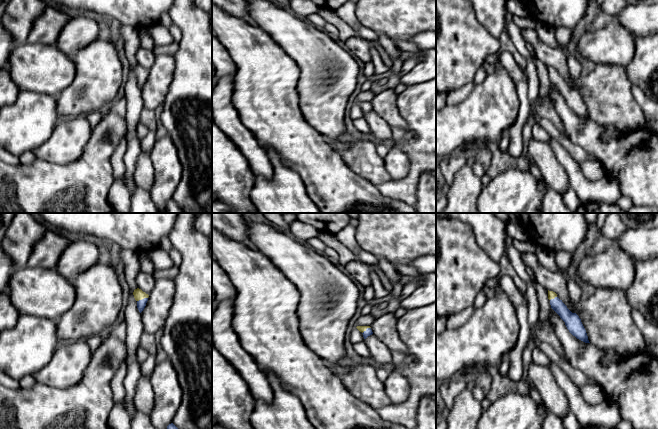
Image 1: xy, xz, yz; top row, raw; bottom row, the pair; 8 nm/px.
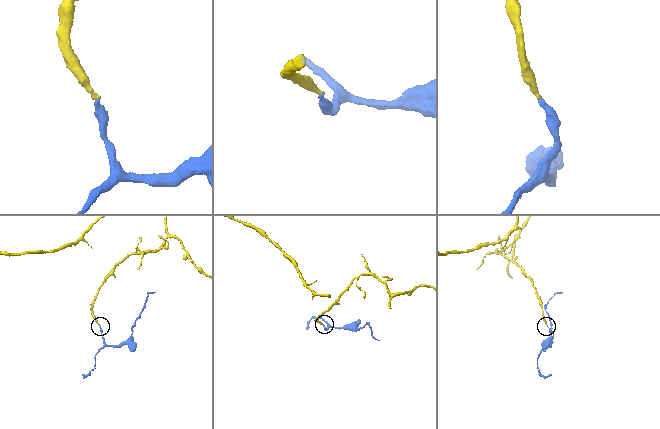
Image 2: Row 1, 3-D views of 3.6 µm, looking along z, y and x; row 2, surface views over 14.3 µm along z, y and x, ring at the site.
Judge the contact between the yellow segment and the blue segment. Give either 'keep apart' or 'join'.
join

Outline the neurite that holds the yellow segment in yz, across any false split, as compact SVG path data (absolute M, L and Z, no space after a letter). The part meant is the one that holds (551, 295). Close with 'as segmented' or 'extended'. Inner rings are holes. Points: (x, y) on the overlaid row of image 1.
M548 290L548 299L550 300L551 308L560 316L565 322L569 332L577 339L590 343L586 330L581 322L581 319L576 313L572 313L567 306L557 297L557 294Z | extended

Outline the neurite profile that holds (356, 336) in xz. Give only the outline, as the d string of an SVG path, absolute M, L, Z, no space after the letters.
M355 328L350 335L350 342L352 344L355 344L355 343L359 343L362 341L364 341L362 332L360 332L357 328Z

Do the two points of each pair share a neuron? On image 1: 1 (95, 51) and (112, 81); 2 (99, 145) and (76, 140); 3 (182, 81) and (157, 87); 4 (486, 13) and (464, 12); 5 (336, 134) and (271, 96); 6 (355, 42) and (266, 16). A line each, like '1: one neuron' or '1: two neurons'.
1: one neuron
2: two neurons
3: two neurons
4: two neurons
5: two neurons
6: two neurons

